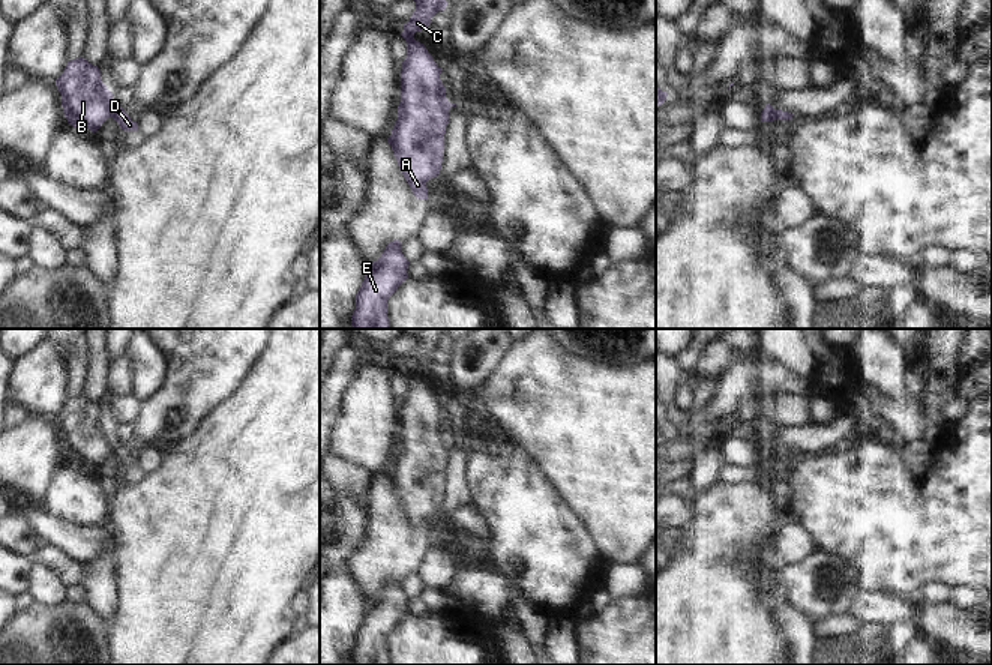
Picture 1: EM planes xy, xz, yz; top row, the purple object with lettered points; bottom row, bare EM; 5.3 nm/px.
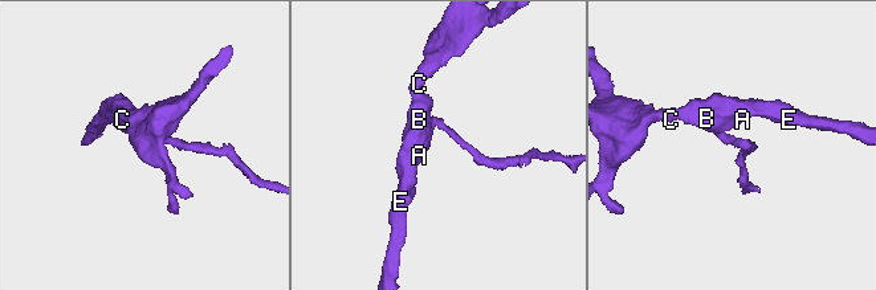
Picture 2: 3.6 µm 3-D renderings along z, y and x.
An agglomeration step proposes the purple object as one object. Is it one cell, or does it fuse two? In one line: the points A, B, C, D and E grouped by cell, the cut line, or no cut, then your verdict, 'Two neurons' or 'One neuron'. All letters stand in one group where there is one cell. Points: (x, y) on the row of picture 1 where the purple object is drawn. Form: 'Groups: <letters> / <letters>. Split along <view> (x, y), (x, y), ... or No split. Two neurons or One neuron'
Groups: A B C E / D. Split along xy (116, 104), (110, 116). Two neurons

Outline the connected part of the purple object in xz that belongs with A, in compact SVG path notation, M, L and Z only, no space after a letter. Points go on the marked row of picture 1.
M414 2L416 11L401 33L407 42L407 57L401 71L398 120L387 143L416 198L428 200L426 182L440 174L452 105L440 80L443 69L425 45L414 39L414 33L428 27L431 18L446 9L447 2Z

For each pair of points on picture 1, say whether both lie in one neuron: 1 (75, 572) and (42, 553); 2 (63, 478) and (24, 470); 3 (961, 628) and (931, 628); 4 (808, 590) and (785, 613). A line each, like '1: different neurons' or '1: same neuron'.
1: same neuron
2: different neurons
3: same neuron
4: different neurons

